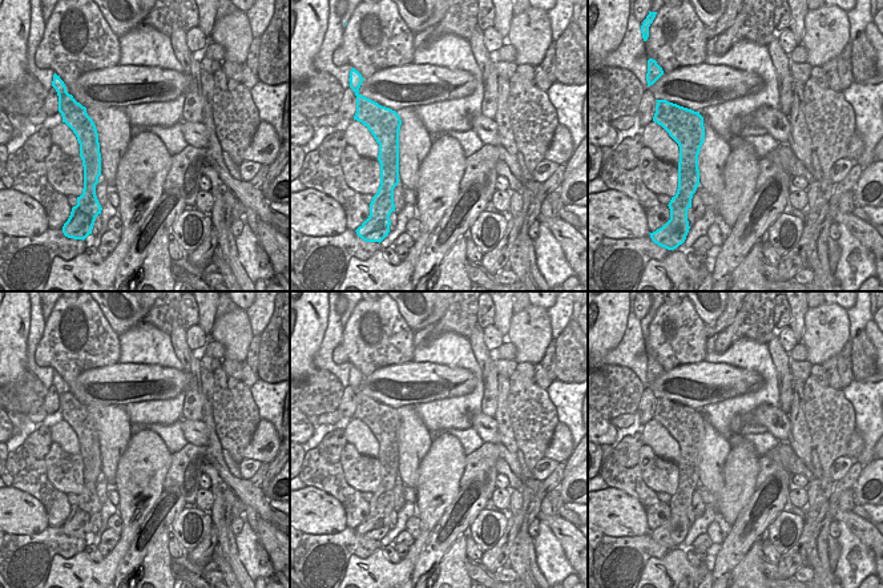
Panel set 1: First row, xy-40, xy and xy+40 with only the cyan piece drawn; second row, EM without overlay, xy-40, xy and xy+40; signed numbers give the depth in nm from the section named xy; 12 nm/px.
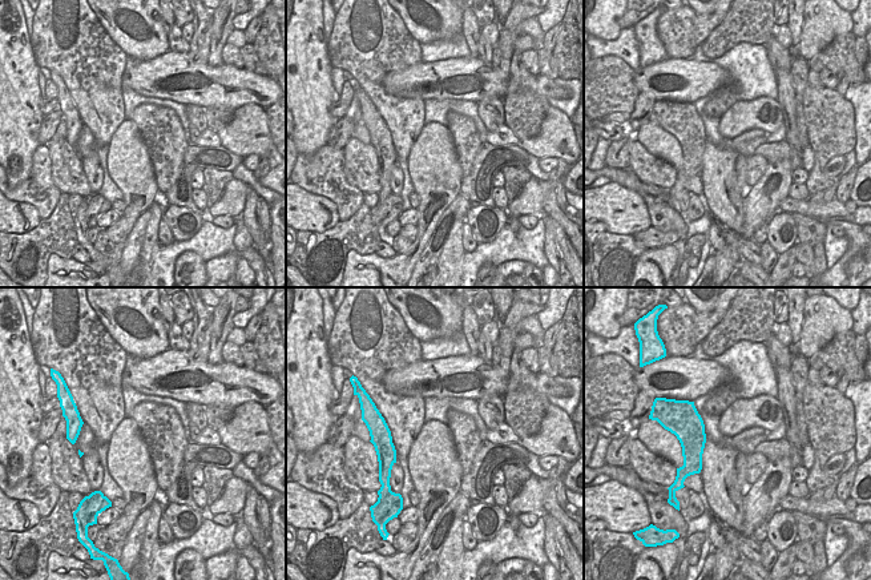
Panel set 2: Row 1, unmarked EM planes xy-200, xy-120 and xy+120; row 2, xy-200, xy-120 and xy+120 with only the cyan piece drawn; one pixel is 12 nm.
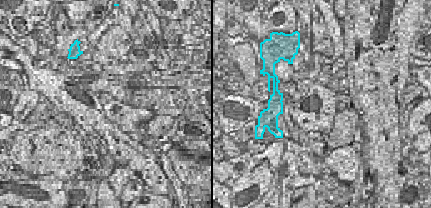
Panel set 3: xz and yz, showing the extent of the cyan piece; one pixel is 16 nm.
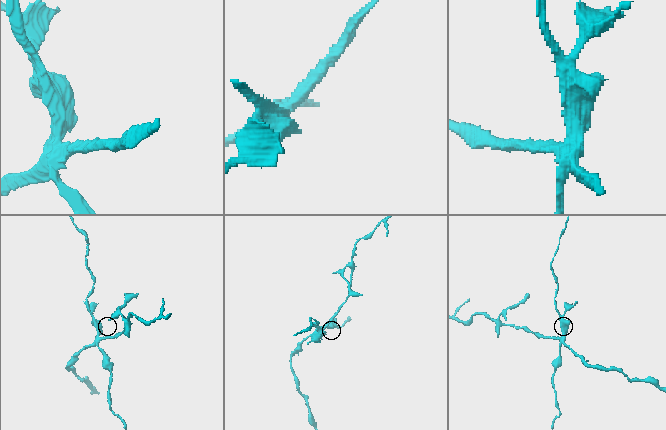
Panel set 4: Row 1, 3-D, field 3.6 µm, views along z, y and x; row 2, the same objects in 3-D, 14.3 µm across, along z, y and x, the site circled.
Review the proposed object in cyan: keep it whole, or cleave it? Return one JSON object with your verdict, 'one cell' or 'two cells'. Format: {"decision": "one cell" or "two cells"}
{"decision": "two cells"}

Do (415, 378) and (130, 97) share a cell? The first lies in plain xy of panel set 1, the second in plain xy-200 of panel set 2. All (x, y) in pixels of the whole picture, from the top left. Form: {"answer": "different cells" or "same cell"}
{"answer": "different cells"}

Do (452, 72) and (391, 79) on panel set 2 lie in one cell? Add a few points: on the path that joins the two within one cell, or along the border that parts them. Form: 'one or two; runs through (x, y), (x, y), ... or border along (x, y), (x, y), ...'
one; runs through (438, 77), (406, 79)

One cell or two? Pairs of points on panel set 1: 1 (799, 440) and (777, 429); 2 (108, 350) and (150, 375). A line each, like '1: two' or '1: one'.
1: two
2: two

